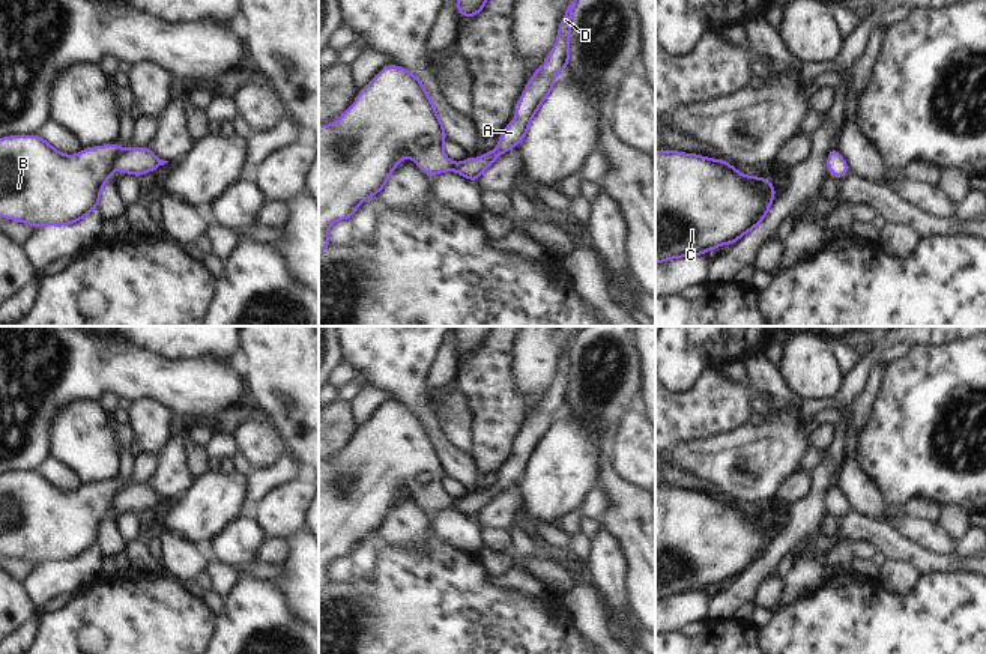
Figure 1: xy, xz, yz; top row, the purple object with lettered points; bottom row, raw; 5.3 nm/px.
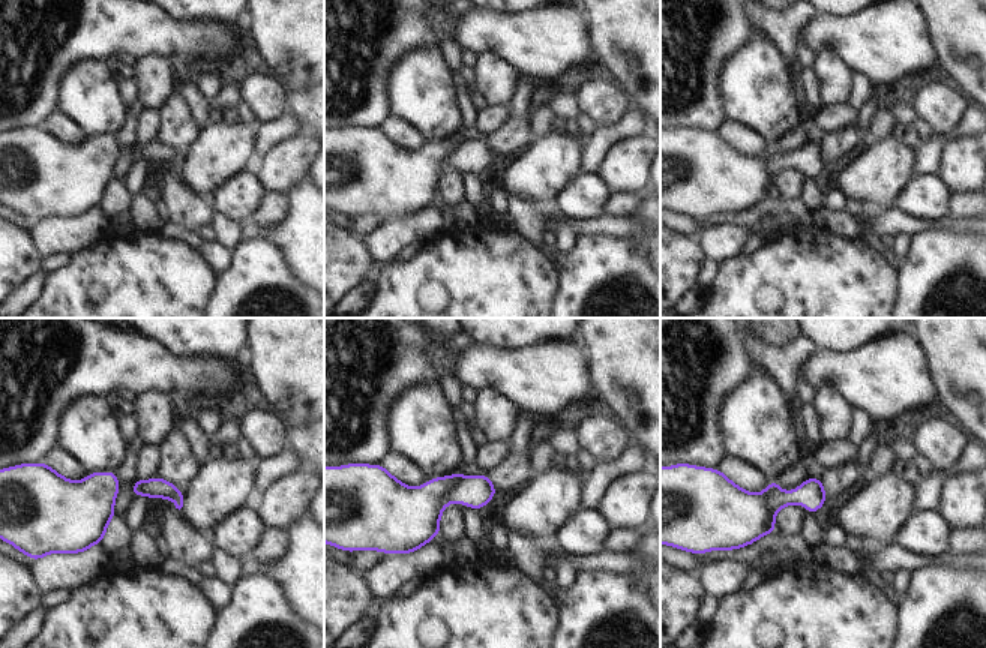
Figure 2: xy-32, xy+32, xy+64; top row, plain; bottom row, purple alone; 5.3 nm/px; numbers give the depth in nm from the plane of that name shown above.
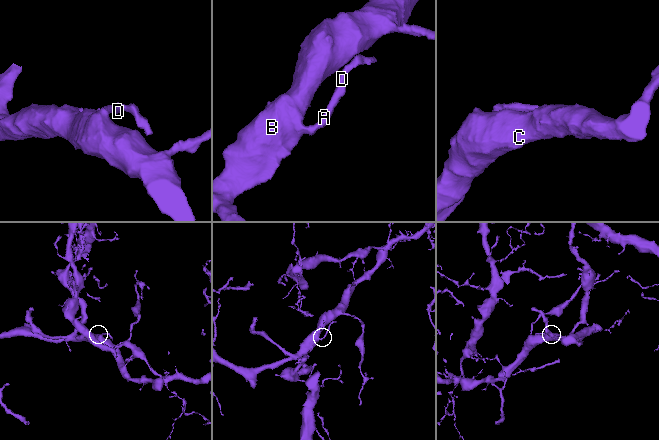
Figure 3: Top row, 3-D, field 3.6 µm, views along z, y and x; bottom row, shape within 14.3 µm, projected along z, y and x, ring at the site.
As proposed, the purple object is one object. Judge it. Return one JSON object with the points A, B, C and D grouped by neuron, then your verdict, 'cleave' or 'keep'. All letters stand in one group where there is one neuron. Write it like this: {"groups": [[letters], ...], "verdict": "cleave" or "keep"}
{"groups": [["A", "D"], ["B", "C"]], "verdict": "cleave"}

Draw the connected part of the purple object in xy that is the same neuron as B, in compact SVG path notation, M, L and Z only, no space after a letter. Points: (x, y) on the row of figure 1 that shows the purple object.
M41 135L0 138L0 216L35 229L78 223L99 206L120 153L117 143L69 156Z

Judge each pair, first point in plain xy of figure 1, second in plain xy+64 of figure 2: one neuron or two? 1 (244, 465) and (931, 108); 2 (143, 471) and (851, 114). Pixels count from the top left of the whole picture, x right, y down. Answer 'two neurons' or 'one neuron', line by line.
1: two neurons
2: one neuron

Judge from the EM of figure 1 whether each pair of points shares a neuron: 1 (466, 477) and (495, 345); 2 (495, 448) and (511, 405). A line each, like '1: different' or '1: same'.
1: different
2: same

